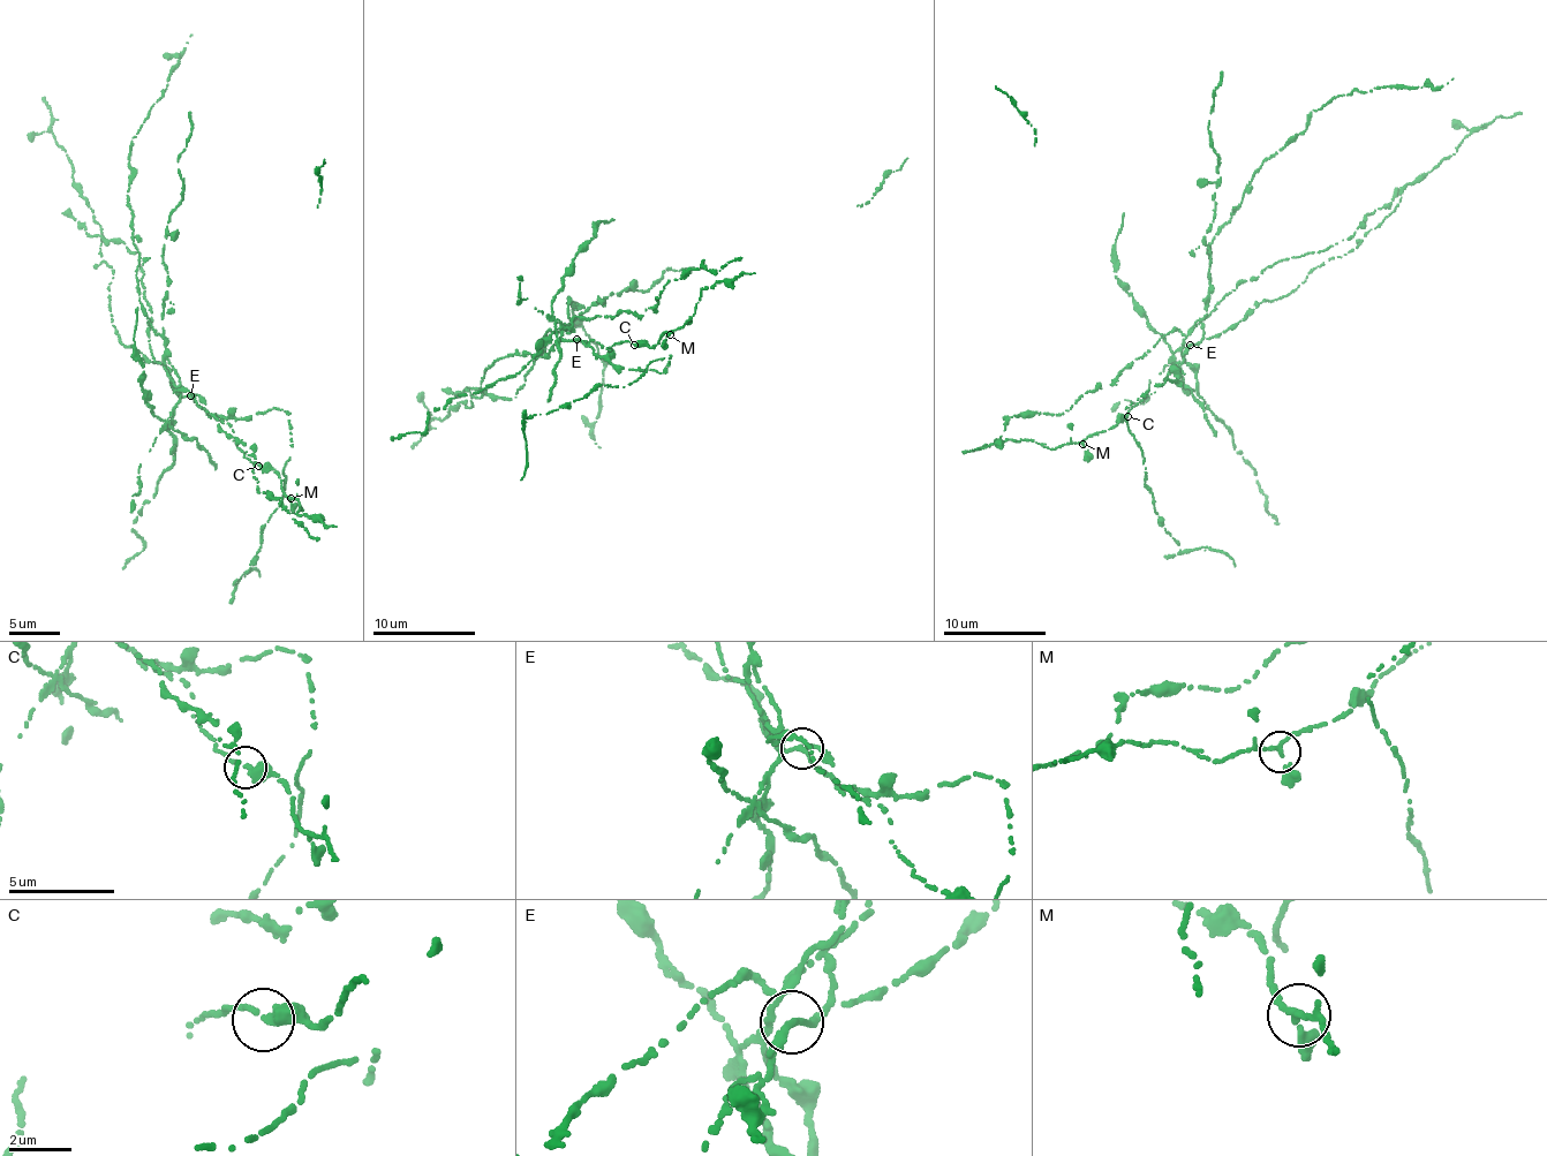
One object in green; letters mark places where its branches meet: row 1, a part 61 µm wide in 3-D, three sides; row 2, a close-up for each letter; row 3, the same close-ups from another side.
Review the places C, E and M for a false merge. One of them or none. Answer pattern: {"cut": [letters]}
{"cut": ["E"]}

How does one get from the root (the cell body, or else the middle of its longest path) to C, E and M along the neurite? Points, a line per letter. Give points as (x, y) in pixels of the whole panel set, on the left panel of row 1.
C: (164, 350), (176, 393), (193, 391), (254, 455), (257, 491), (308, 518), (258, 466)
E: (164, 350), (164, 357), (175, 369), (179, 379), (175, 385), (171, 379), (173, 387), (179, 394), (189, 395)
M: (164, 350), (176, 393), (193, 391), (254, 455), (257, 491), (302, 522), (291, 498)

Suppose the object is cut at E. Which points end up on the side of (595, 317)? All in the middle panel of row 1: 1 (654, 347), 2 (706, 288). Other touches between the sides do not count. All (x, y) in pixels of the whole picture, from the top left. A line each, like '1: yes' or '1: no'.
1: no
2: no

